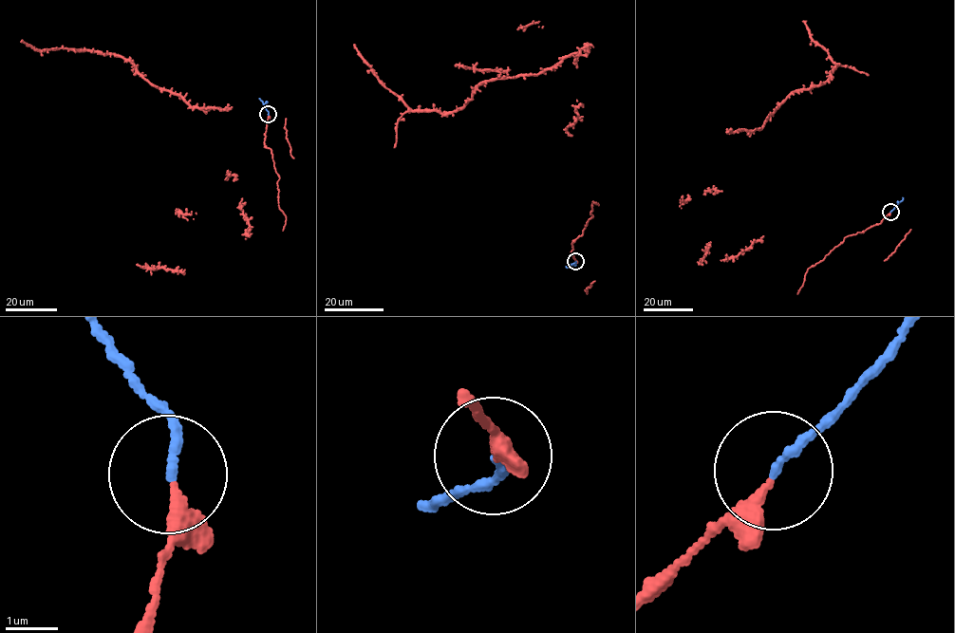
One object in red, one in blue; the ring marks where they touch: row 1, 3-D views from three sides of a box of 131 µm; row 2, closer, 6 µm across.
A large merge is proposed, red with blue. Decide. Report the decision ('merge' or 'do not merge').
merge

